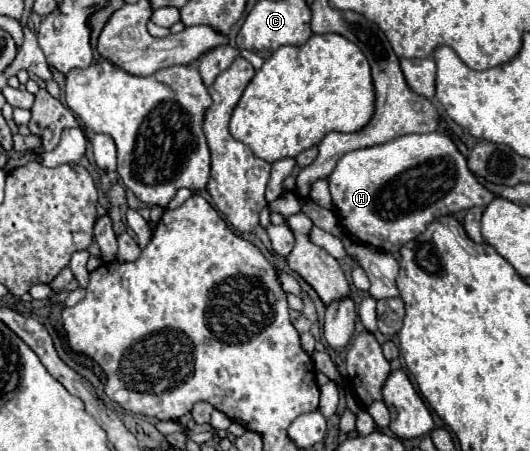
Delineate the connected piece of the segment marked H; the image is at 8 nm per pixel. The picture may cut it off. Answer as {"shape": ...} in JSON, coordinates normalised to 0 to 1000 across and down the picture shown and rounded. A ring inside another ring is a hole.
{"shape":[[[832,290],[760,299],[723,322],[651,339],[621,392],[621,419],[643,499],[662,521],[674,521],[677,534],[738,557],[742,565],[749,565],[764,539],[787,530],[813,490],[896,455],[923,455],[938,437],[930,424],[911,415],[889,379],[881,379],[881,353],[870,344],[858,313]]]}

